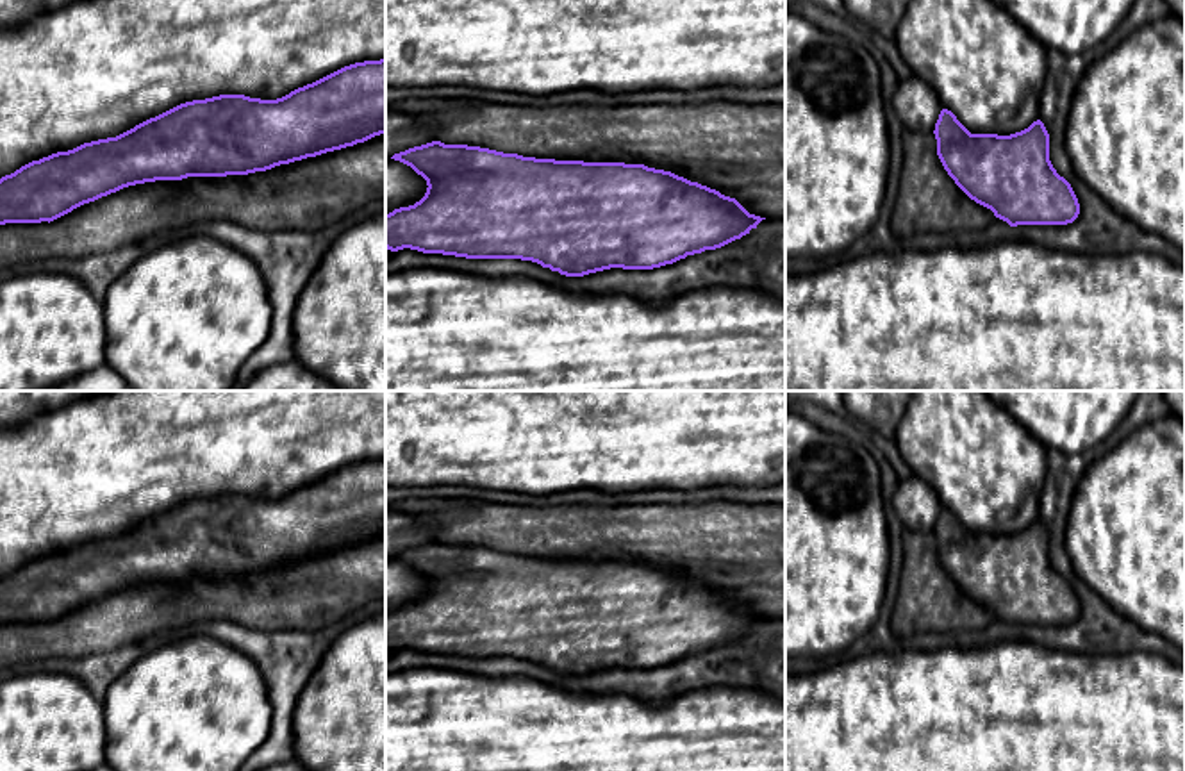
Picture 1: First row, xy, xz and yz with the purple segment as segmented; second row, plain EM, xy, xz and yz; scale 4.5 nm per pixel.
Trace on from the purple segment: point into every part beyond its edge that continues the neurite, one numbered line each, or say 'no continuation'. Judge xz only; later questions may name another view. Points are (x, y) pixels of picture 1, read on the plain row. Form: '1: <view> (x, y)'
no continuation

